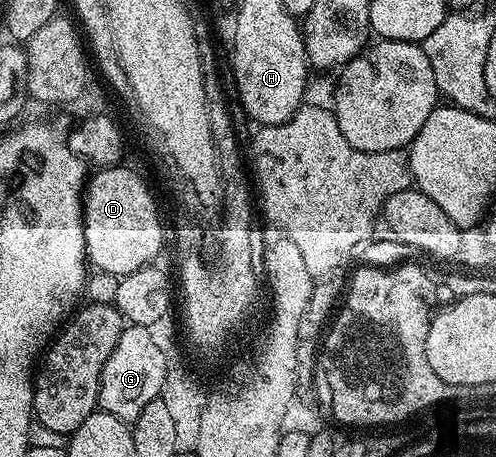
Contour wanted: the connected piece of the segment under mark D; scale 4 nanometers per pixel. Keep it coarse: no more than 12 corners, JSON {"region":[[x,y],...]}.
{"region":[[99,168],[82,207],[89,264],[151,264],[162,225],[149,187]]}

